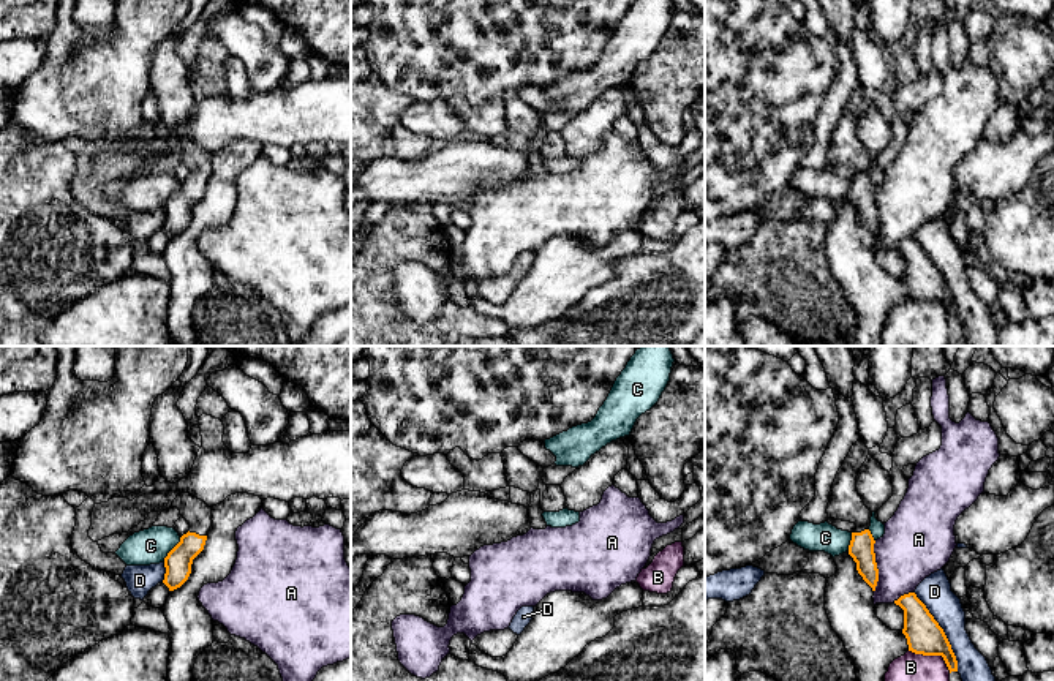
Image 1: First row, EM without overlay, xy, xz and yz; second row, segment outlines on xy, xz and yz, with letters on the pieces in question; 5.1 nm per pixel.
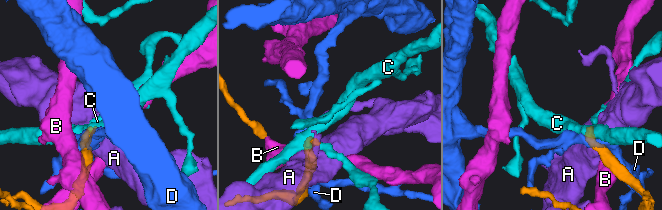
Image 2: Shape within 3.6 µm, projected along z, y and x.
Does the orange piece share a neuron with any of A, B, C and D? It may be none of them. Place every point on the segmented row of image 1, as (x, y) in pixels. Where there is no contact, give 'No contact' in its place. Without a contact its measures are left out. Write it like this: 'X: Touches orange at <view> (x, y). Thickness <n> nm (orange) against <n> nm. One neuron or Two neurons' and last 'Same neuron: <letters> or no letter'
A: Touches orange at yz (876, 566). Thickness 130 nm (orange) against 340 nm. Two neurons
B: Touches orange at yz (933, 654). Thickness 180 nm (orange) against 140 nm. Two neurons
C: Touches orange at xy (171, 550). Thickness 140 nm (orange) against 180 nm. Two neurons
D: Touches orange at yz (942, 631). Thickness 180 nm (orange) against 170 nm. Two neurons
Same neuron: no letter

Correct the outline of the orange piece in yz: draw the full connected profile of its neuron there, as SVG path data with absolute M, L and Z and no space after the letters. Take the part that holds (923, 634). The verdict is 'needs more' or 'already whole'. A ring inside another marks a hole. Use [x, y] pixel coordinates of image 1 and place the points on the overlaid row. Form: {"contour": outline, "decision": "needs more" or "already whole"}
{"contour": "M904 594L894 604L904 610L902 634L907 638L909 651L923 656L942 656L950 673L958 672L958 660L943 629L917 594Z", "decision": "already whole"}

